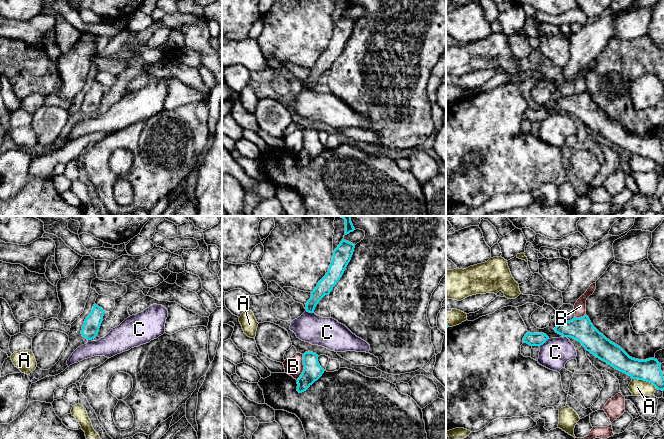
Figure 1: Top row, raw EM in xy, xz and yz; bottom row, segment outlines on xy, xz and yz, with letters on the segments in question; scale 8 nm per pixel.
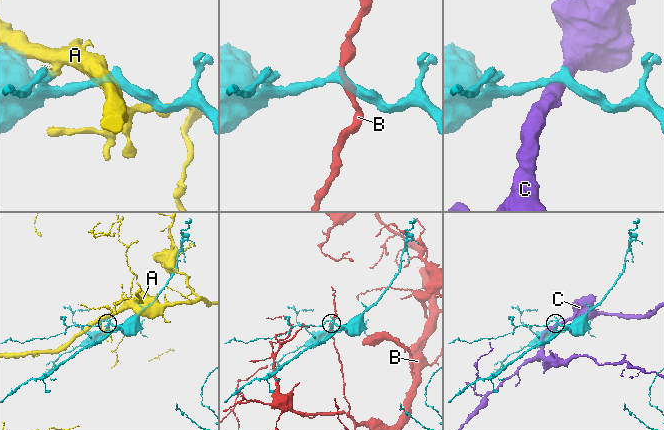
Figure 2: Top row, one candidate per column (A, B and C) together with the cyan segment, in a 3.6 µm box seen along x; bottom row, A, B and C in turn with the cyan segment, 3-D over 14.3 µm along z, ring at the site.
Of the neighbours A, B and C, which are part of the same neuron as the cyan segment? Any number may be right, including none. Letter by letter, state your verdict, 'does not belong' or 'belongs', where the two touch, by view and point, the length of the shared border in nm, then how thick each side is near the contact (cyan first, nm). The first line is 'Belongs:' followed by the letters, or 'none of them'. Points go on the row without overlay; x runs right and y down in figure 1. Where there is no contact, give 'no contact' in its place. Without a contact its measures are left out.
Belongs: none of them
A: does not belong; meets cyan in yz at (645, 156); contact 220 nm long; 180 nm thick on the cyan side, 130 nm on the other
B: does not belong; meets cyan in xz at (304, 143); contact 220 nm long; 150 nm thick on the cyan side, 150 nm on the other
C: does not belong; meets cyan in yz at (543, 119); contact 100 nm long; 110 nm thick on the cyan side, 240 nm on the other

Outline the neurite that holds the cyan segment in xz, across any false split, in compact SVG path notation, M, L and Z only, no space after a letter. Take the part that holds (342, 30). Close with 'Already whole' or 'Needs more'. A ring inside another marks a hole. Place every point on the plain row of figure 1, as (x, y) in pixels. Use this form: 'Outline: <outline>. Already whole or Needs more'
Outline: M344 14L333 27L333 34L326 51L318 58L311 68L311 74L306 79L306 87L314 89L316 81L325 72L329 71L333 63L342 53L348 39L351 36L355 20L346 17Z. Already whole

